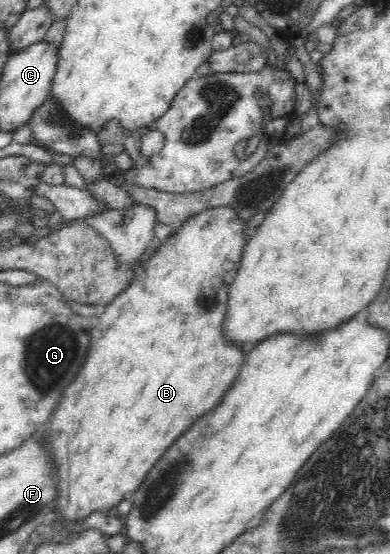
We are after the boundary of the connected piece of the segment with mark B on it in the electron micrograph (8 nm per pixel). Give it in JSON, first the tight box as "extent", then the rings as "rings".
{"extent":[43,206,248,519],"rings":[[[219,206],[216,208],[211,208],[208,210],[203,210],[201,213],[197,213],[193,217],[186,219],[179,227],[174,227],[173,231],[161,241],[160,244],[157,244],[153,247],[153,250],[150,252],[149,259],[144,261],[145,265],[142,265],[137,271],[135,271],[132,280],[129,282],[129,285],[123,290],[120,291],[105,307],[103,307],[102,314],[94,320],[93,326],[90,331],[90,345],[87,353],[87,357],[85,357],[85,361],[83,365],[81,365],[81,369],[79,369],[79,373],[77,373],[77,377],[73,380],[73,383],[65,389],[62,393],[63,398],[59,405],[57,405],[57,409],[53,411],[52,415],[50,416],[49,422],[43,428],[43,433],[45,431],[49,431],[49,433],[45,433],[45,441],[43,441],[43,446],[47,443],[47,447],[53,451],[53,457],[55,457],[55,461],[57,461],[57,467],[59,467],[59,507],[57,507],[58,518],[64,519],[83,519],[86,515],[94,511],[99,511],[101,507],[103,507],[103,511],[106,512],[107,509],[116,505],[119,500],[121,500],[122,495],[127,493],[127,491],[133,491],[135,487],[143,481],[143,477],[145,477],[145,473],[153,467],[153,463],[161,457],[161,453],[197,419],[197,417],[201,417],[205,411],[209,411],[219,399],[221,399],[221,395],[231,387],[231,383],[233,383],[233,379],[237,377],[237,373],[239,373],[239,369],[241,369],[241,365],[245,363],[246,353],[243,350],[243,346],[239,346],[235,344],[235,342],[231,342],[229,338],[225,337],[225,333],[223,333],[223,323],[225,313],[227,313],[227,299],[228,299],[228,289],[230,288],[231,283],[233,283],[234,277],[239,269],[242,253],[246,246],[245,236],[248,233],[246,227],[246,220],[243,219],[239,214],[237,214],[237,210],[231,206]]]}

